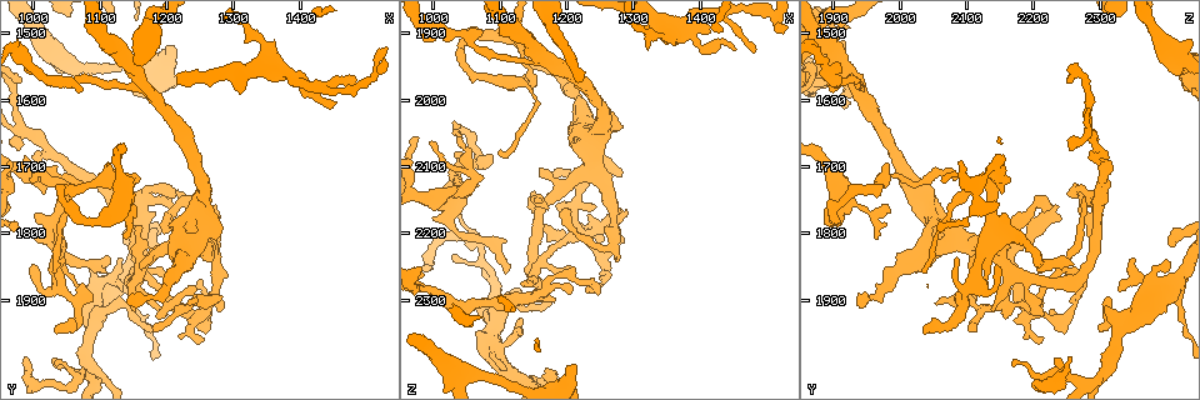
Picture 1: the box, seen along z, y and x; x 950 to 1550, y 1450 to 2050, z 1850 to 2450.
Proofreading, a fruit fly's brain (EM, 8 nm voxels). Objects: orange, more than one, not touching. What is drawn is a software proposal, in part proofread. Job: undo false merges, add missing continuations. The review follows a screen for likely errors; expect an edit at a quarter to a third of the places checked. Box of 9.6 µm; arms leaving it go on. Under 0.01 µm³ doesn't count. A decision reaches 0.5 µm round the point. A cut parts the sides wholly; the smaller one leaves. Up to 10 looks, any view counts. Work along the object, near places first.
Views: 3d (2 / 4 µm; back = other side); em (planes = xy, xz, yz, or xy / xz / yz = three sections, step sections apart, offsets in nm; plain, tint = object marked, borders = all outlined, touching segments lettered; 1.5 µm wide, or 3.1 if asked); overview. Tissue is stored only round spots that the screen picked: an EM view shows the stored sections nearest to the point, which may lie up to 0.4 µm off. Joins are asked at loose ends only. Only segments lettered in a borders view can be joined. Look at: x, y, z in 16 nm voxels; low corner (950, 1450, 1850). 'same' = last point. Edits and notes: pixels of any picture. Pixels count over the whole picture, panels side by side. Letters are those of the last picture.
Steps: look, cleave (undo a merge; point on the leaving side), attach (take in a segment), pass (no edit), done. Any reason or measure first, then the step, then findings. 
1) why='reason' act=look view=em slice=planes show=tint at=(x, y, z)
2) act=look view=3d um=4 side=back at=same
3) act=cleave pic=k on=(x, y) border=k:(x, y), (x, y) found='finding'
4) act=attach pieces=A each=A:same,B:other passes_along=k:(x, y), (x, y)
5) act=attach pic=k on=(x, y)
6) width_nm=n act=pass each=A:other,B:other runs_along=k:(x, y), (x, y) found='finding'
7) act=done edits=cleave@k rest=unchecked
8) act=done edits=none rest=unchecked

why='arms part here' act=look view=em slice=planes show=tint at=(1220, 1915, 2125)

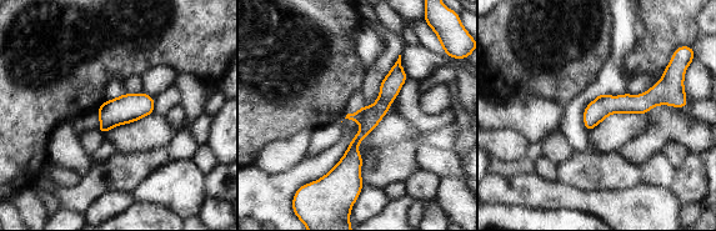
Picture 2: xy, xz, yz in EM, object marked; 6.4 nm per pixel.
act=look view=em slice=planes show=borders at=same

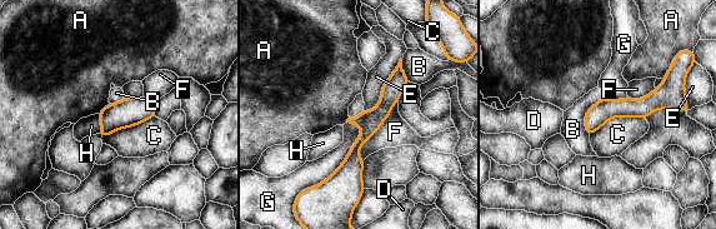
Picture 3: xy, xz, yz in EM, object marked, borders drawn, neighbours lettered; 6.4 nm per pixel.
act=pass each=A:other,B:other,C:other,D:other,E:other,F:other,G:other,H:other border=3:(644, 118), (612, 117), (590, 137) found='all the same neuron'

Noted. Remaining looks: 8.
why='tapers out' act=look view=em slice=planes show=tint at=(1030, 1860, 2035)

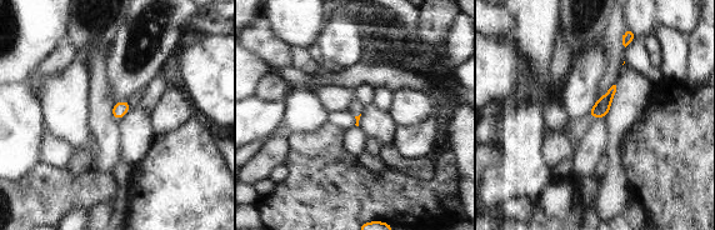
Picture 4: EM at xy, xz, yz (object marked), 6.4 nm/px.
why='see the neighbours' act=look view=em slice=planes show=borders at=same

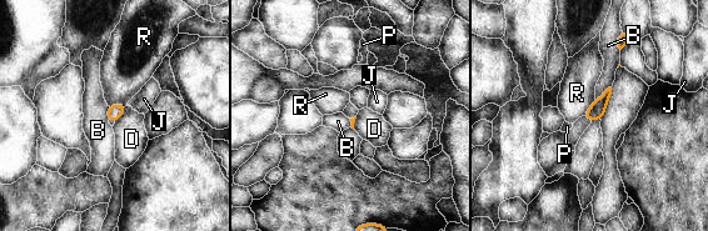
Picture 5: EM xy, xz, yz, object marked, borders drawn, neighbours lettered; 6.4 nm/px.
act=pass each=B:other,D:other,J:other,P:other,R:other found='none of them fits'

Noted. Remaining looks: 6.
why='calibre changes' act=look view=3d um=4 at=(1150, 1720, 1985)

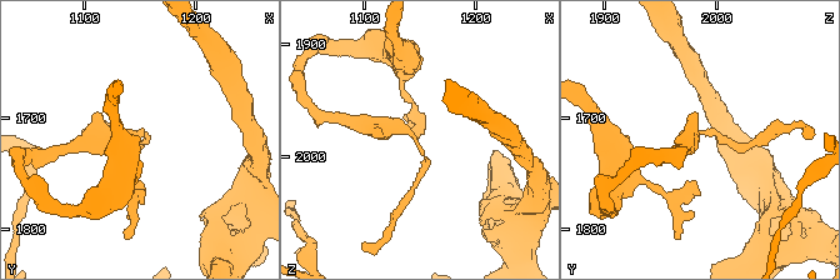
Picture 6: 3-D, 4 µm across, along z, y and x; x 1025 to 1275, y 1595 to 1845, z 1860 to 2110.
why='need the tissue' act=look view=em slice=yz step=8 show=tint at=(1148, 1714, 1988)

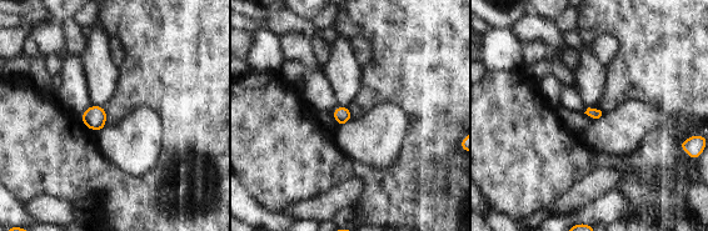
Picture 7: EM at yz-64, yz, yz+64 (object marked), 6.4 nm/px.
act=look view=em slice=planes show=borders at=same

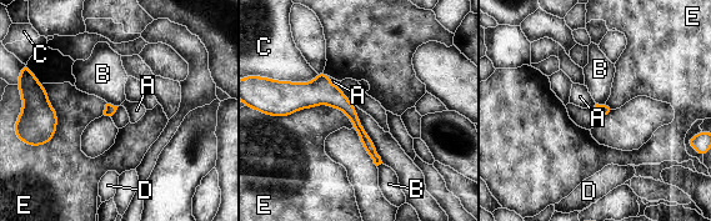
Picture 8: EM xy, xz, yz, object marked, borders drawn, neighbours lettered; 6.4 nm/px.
longest_contact=E:550nm act=pass each=A:other,B:other,C:other,D:other,E:other border=8:(273, 116), (326, 104), (354, 127) found='all the same neuron'

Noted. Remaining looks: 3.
why='branch stops here' act=look view=3d um=4 at=(1150, 1790, 2155)

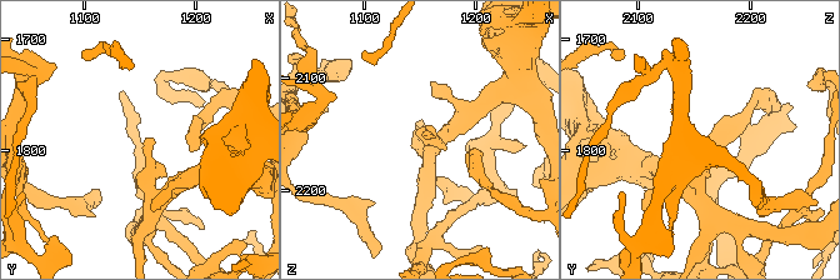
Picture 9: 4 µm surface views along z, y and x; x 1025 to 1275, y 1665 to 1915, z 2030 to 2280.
act=look view=em slice=planes show=tint at=(1156, 1788, 2154)

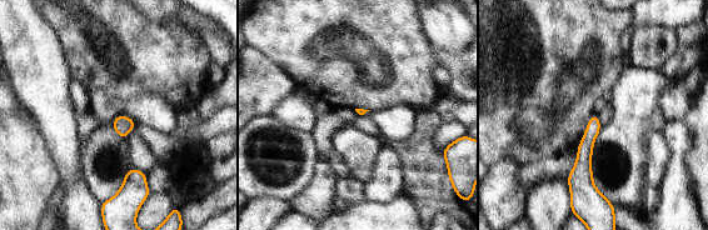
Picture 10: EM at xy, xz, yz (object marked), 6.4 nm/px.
act=look view=em slice=planes show=borders at=same

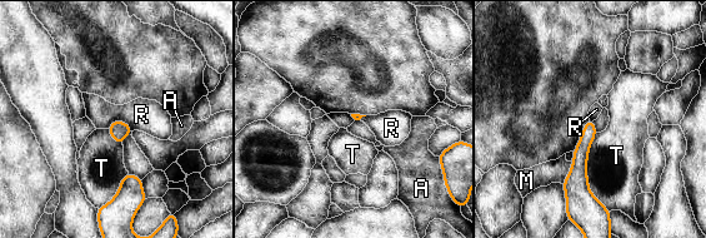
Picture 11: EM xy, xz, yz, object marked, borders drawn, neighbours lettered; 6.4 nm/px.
act=pass each=A:other,M:other,R:other,T:other border=11:(106, 128), (121, 120), (133, 130) found='no lettered segment goes on from it'

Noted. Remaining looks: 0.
act=done edits=none rest=unchecked

